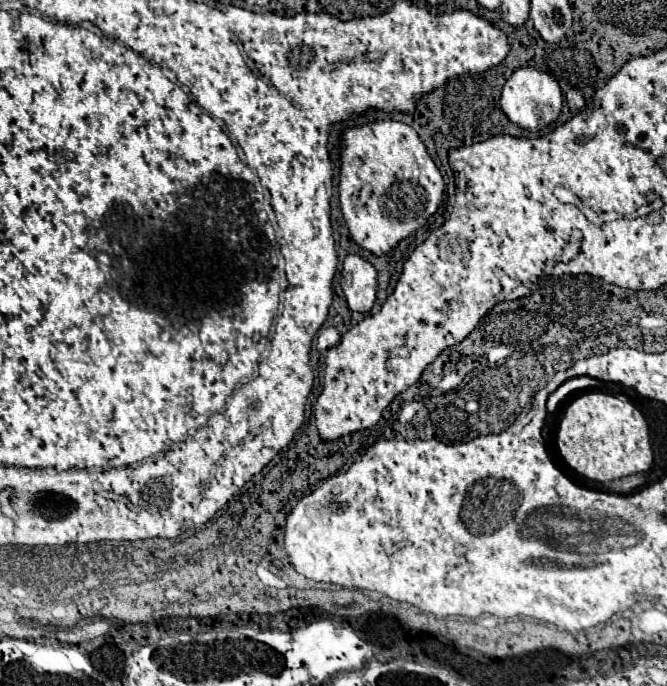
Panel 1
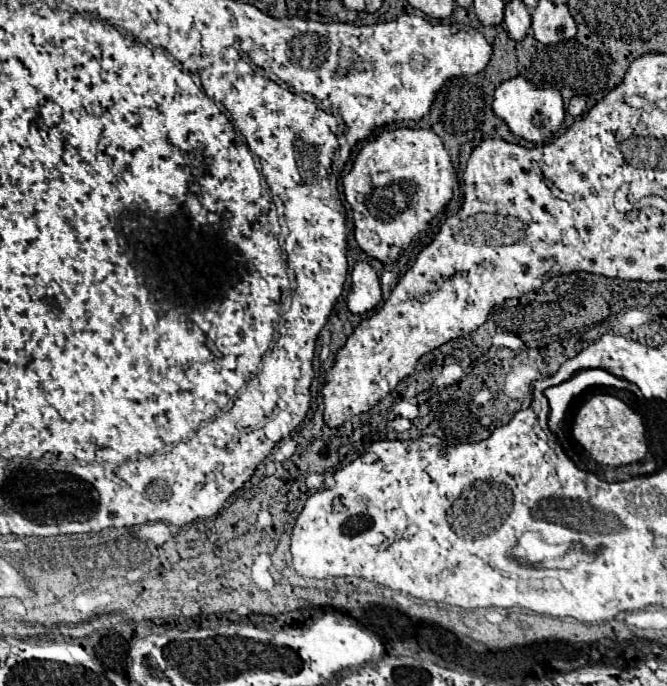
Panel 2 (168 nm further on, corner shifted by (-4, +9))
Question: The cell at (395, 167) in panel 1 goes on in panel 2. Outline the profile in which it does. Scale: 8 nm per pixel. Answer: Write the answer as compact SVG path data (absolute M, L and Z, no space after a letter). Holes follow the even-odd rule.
M399 127L377 135L357 153L353 169L343 177L359 247L369 257L389 263L389 249L393 245L407 247L449 203L453 177L451 159L431 129Z

